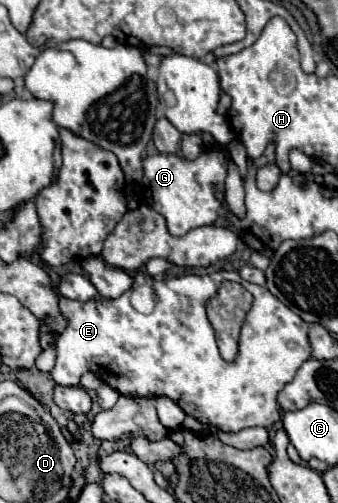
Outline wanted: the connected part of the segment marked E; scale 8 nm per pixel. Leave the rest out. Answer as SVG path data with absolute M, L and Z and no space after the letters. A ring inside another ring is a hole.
M236 271L166 279L134 273L134 287L144 283L156 291L154 311L148 315L132 307L130 291L118 299L96 295L84 303L60 299L60 313L68 323L56 341L52 379L58 385L72 387L80 385L80 377L90 371L128 397L170 397L186 415L224 433L238 433L248 427L270 427L280 421L276 395L312 355L308 323L282 305L266 287L240 279ZM224 281L236 281L254 295L246 329L240 333L238 363L226 363L220 357L214 327L206 313L208 299L216 295Z

